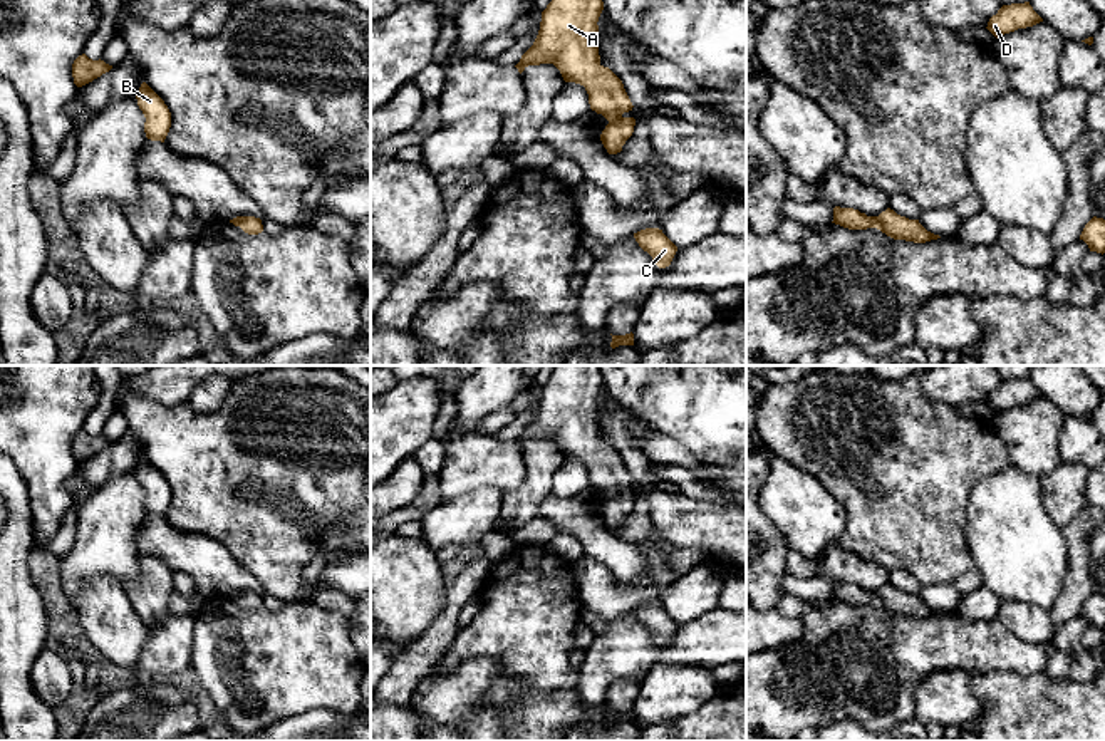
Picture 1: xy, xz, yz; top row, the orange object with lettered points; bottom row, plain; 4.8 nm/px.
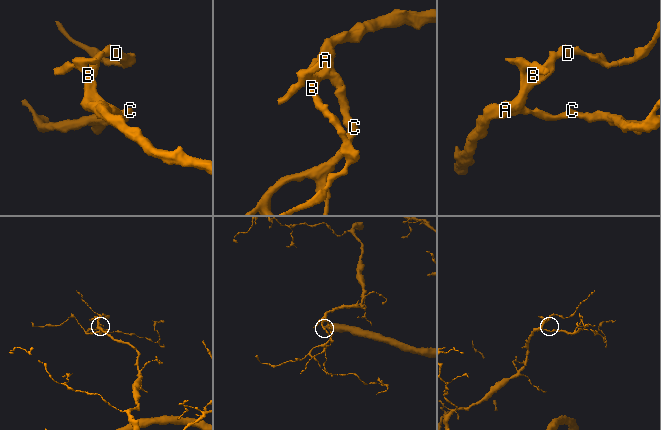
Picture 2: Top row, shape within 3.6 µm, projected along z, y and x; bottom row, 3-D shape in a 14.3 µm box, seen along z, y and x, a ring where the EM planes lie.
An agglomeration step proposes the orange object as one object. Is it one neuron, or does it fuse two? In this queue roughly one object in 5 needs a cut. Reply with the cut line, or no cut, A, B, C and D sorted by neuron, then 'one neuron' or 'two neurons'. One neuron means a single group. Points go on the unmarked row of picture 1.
cut none; groups A B C D; one neuron

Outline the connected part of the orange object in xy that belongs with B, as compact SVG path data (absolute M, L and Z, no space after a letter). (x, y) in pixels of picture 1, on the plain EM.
M146 458L141 459L139 466L136 468L136 474L146 493L146 513L164 518L171 503L171 488L168 481Z

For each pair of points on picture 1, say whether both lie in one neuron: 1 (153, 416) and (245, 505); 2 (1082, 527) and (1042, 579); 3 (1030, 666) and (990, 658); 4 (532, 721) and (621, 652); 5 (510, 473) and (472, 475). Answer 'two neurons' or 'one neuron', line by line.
1: one neuron
2: two neurons
3: one neuron
4: two neurons
5: one neuron

